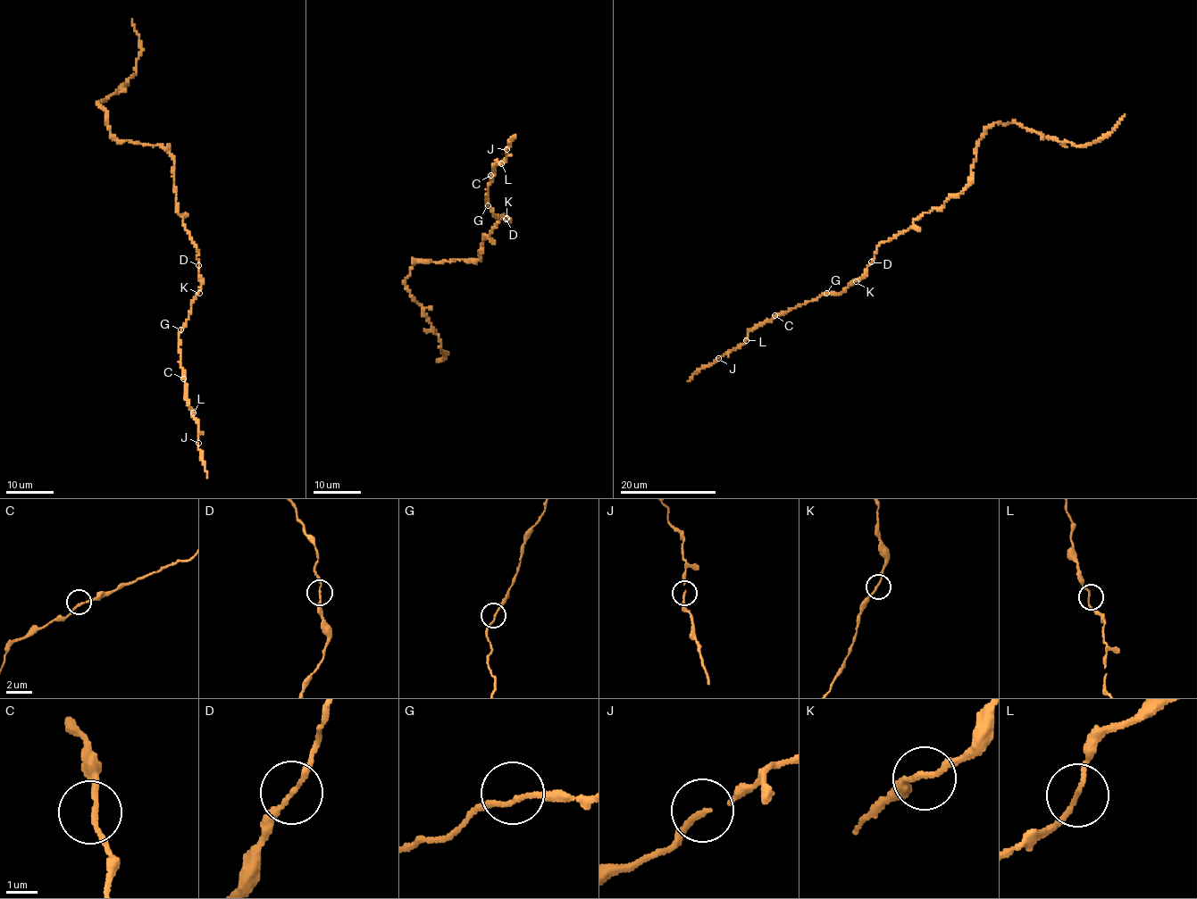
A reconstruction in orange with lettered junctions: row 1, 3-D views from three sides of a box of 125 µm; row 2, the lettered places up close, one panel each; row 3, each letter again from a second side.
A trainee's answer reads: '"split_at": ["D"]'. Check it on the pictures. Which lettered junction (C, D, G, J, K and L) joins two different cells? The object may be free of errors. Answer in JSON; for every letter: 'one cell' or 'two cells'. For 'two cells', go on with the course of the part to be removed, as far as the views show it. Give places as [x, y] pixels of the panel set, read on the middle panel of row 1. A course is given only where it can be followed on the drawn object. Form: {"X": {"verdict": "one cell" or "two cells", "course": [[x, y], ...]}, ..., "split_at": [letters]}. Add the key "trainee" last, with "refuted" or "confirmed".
{"C": {"verdict": "one cell"}, "D": {"verdict": "two cells", "course": [[506, 219], [484, 237], [481, 259], [414, 260], [405, 285], [439, 337], [446, 357], [438, 361]]}, "G": {"verdict": "one cell"}, "J": {"verdict": "one cell"}, "K": {"verdict": "one cell"}, "L": {"verdict": "one cell"}, "split_at": ["D"], "trainee": "confirmed"}

